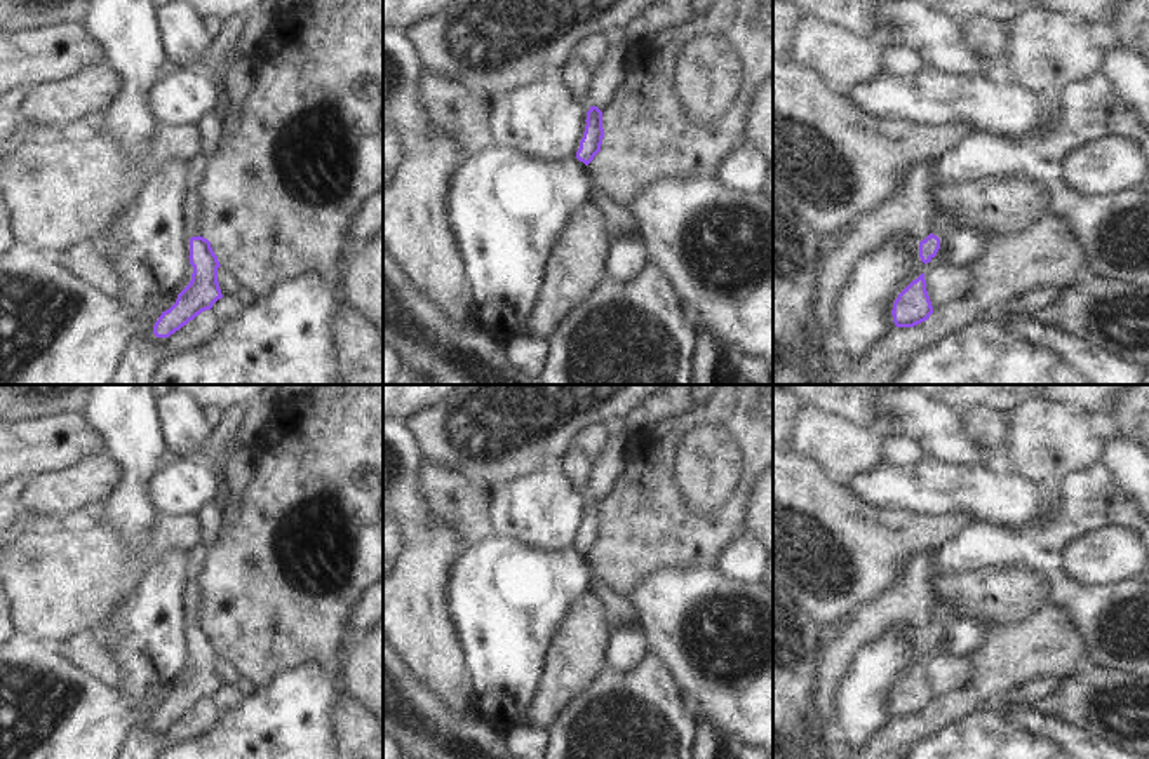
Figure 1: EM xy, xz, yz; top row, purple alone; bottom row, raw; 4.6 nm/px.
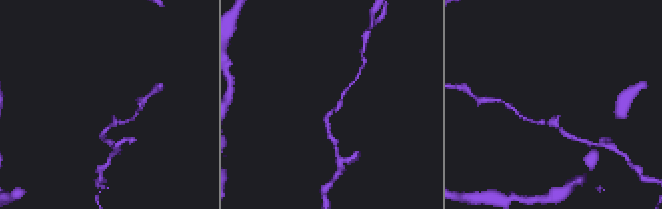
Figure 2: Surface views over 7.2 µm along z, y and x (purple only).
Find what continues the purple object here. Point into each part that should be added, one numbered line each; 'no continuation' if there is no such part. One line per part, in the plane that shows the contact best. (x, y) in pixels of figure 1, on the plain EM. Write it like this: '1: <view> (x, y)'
1: yz (942, 611)

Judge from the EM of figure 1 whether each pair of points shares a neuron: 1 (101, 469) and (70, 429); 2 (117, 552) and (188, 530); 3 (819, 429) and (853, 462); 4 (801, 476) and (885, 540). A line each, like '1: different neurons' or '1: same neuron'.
1: different neurons
2: same neuron
3: same neuron
4: same neuron

